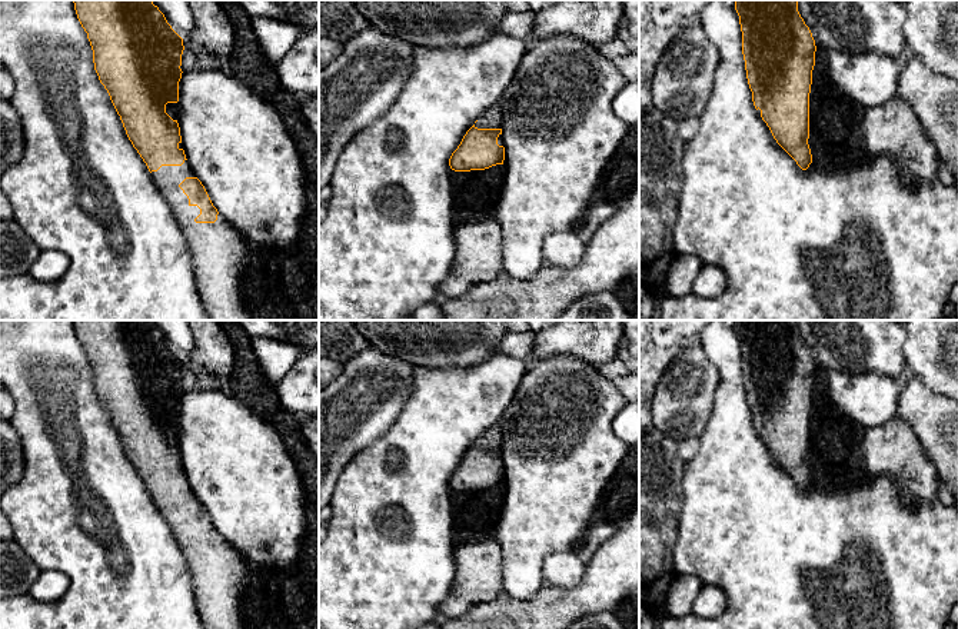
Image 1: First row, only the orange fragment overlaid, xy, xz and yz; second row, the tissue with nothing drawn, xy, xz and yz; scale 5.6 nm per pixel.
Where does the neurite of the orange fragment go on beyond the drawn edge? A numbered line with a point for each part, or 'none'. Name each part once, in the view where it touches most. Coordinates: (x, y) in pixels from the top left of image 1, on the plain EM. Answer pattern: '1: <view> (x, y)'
1: xy (220, 576)

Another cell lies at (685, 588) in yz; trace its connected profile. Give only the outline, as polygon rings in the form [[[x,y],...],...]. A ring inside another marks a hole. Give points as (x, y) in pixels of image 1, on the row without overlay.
[[[695,575],[676,576],[668,593],[668,615],[682,618],[692,613],[693,600],[703,583]]]

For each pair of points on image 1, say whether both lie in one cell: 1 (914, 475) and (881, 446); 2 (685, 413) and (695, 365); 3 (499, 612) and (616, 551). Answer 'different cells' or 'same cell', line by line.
1: same cell
2: same cell
3: same cell

